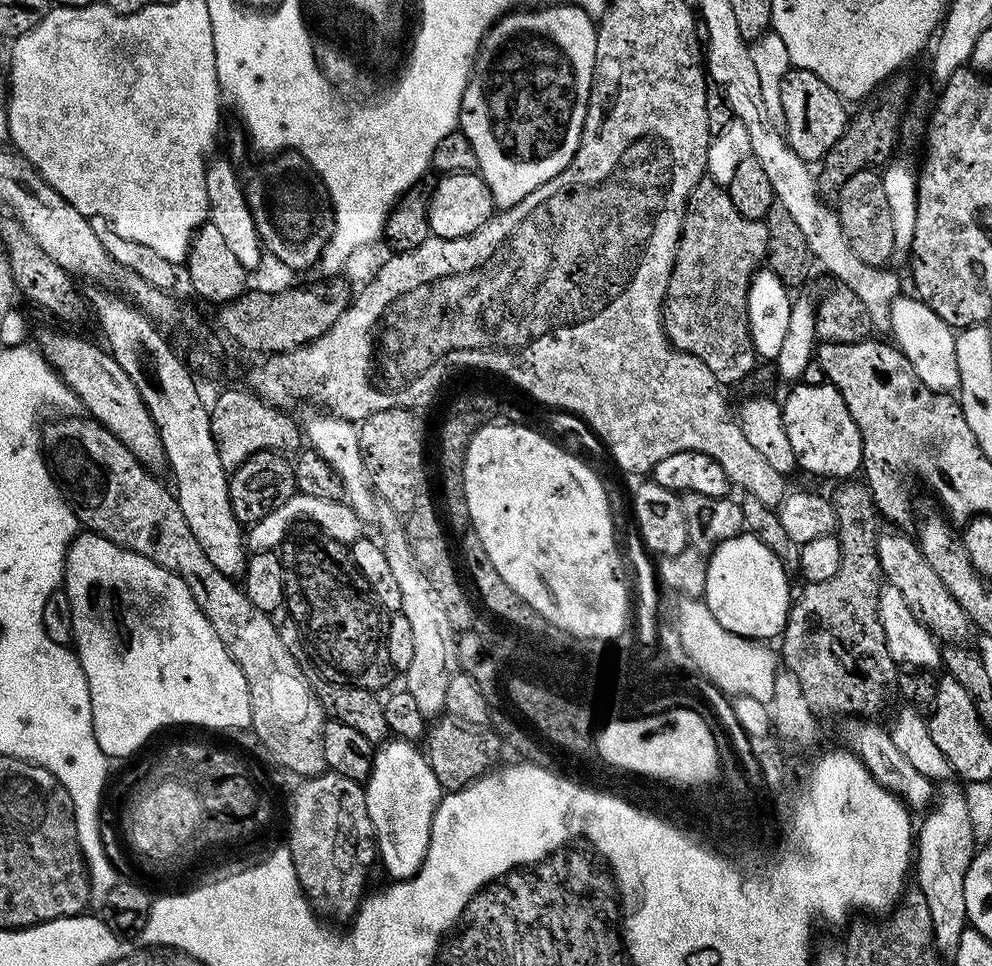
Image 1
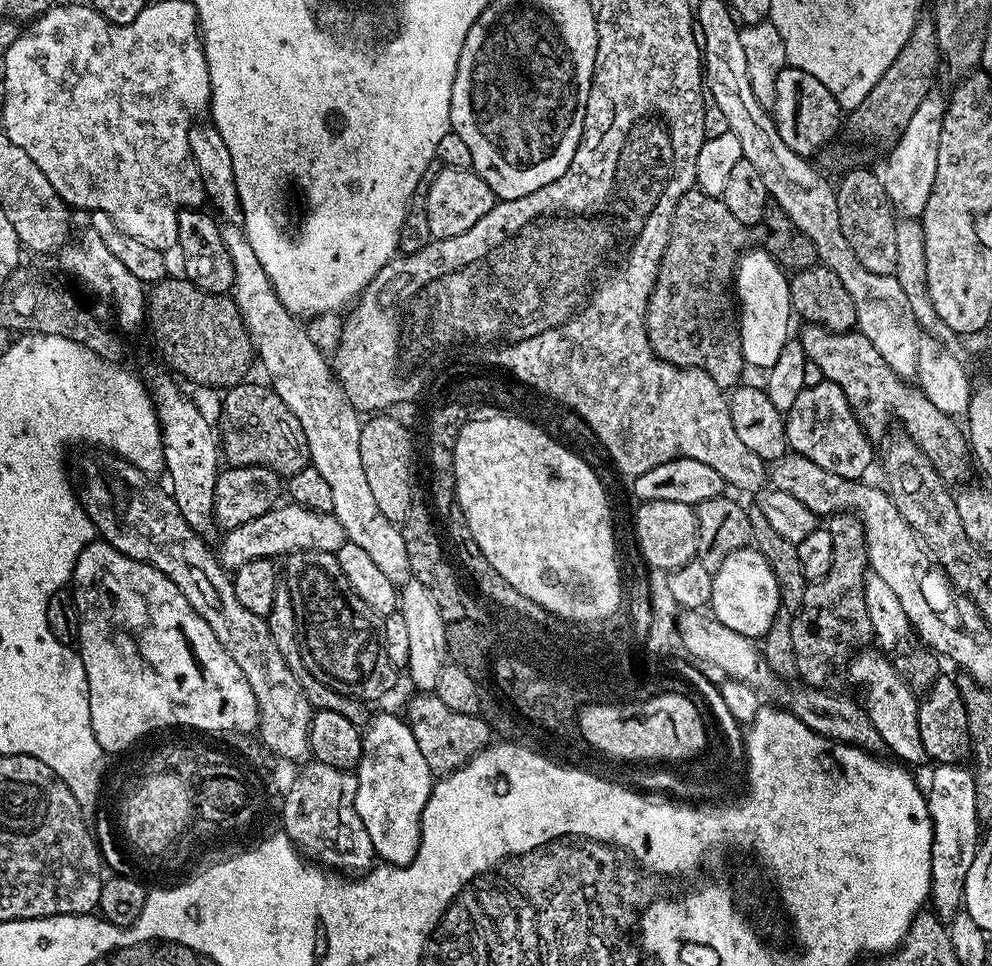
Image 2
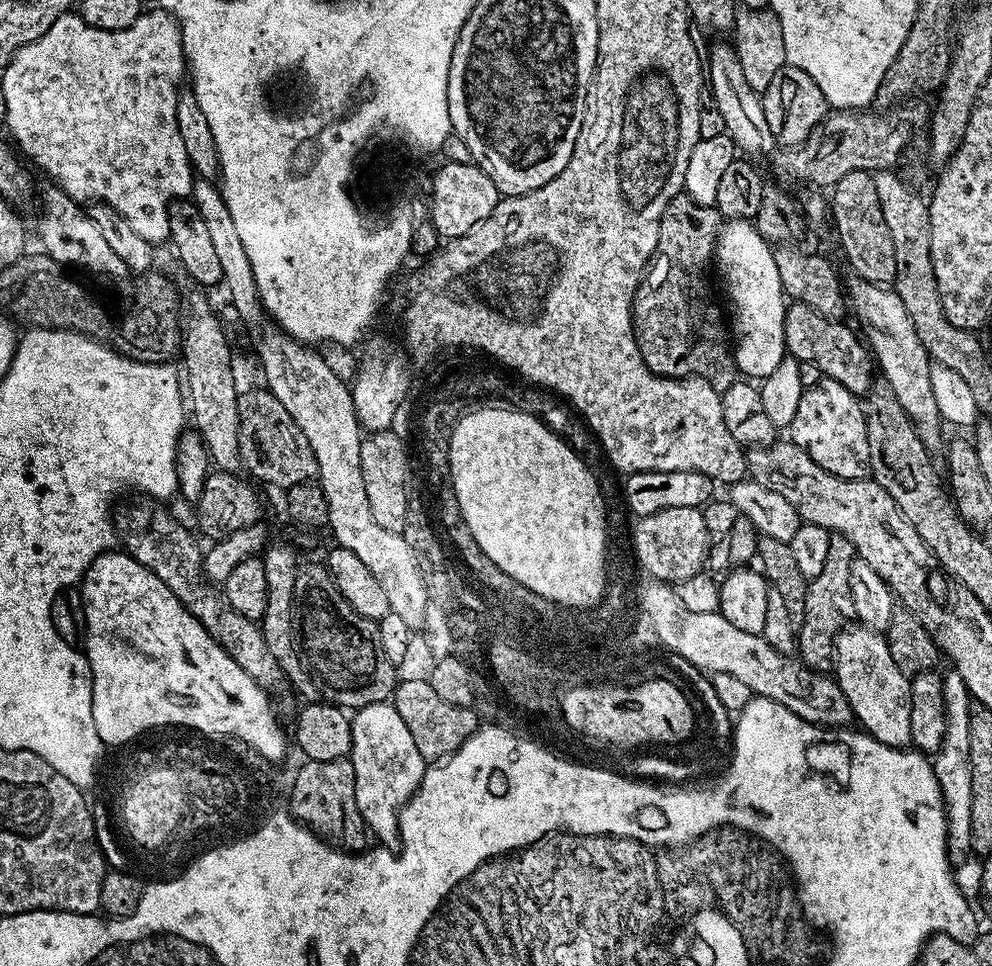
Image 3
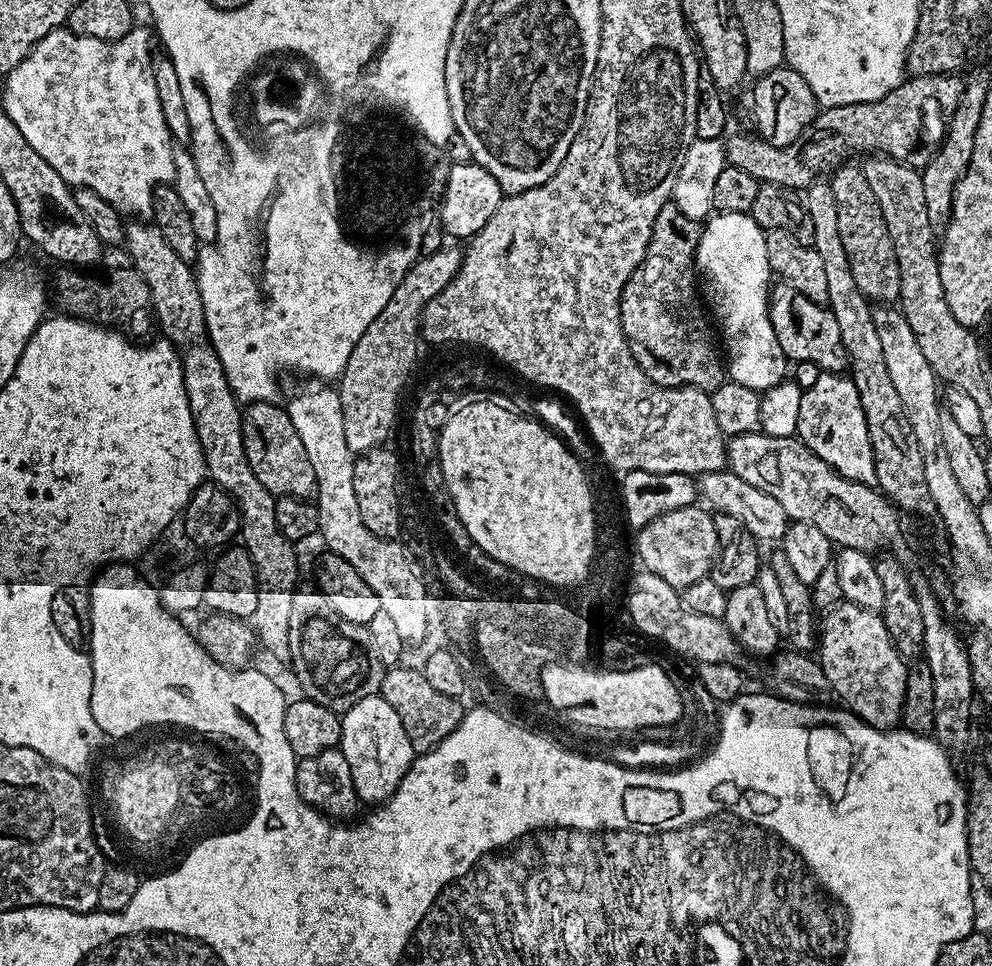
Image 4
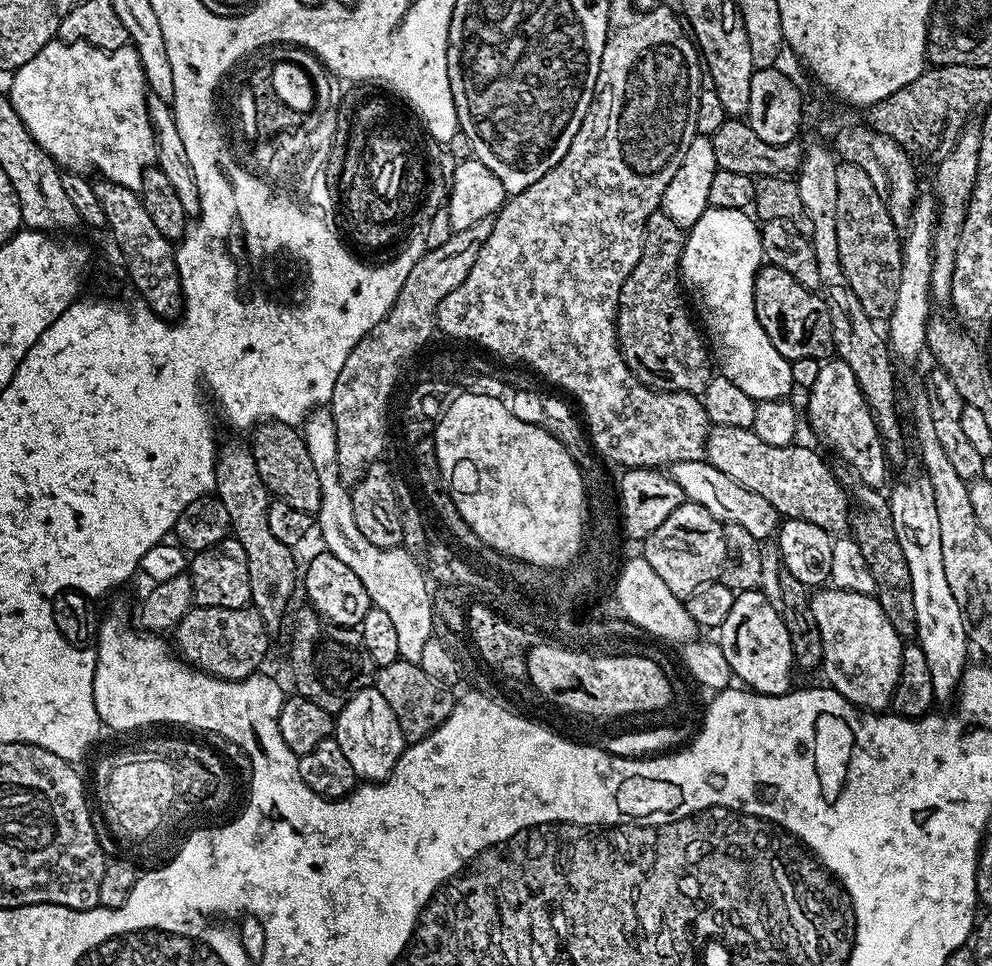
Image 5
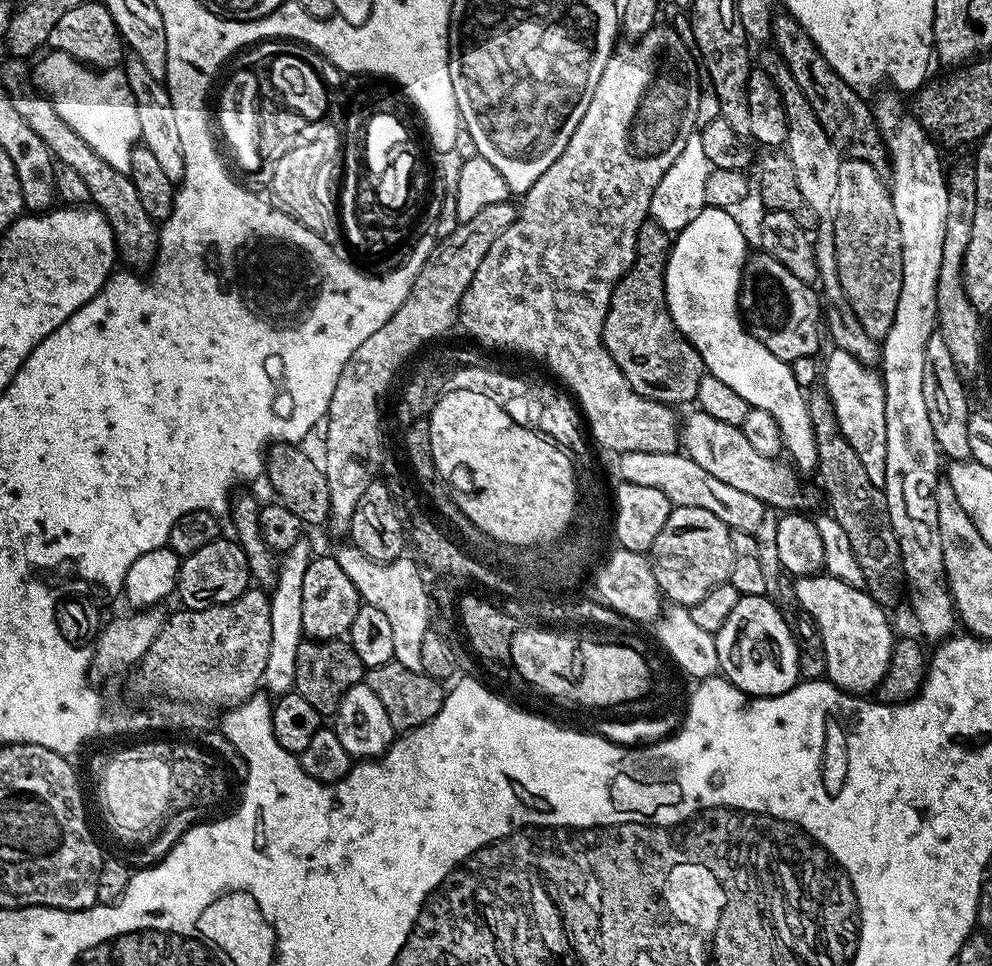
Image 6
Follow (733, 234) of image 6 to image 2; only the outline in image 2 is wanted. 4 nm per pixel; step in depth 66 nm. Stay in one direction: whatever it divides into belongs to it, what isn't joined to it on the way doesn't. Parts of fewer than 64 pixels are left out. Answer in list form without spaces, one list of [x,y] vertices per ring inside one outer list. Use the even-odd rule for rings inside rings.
[[[767,250],[752,251],[745,251],[736,266],[734,296],[738,301],[738,323],[745,365],[749,369],[767,370],[778,362],[778,354],[782,354],[782,346],[790,338],[788,323],[794,320],[792,295],[785,269]]]

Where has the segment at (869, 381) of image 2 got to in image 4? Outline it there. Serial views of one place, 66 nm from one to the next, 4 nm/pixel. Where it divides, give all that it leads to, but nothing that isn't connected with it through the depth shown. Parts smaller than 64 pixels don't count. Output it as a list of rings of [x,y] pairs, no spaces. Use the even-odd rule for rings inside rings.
[[[783,282],[777,283],[777,285],[777,288],[775,285],[771,289],[768,297],[768,313],[770,322],[774,326],[774,334],[778,334],[778,346],[782,346],[785,357],[792,362],[812,362],[820,368],[821,373],[843,373],[849,367],[848,351],[842,344],[842,333],[838,331],[838,318],[834,318],[831,308],[810,302],[810,298],[798,294],[798,290],[794,290],[794,286]]]

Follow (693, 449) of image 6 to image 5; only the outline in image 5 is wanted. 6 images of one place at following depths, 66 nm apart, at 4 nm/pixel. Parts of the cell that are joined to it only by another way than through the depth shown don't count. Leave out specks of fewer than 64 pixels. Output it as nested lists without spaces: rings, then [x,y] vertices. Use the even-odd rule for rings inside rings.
[[[713,427],[708,434],[706,459],[722,470],[726,478],[734,478],[746,490],[762,494],[781,517],[814,522],[814,526],[822,526],[822,530],[833,534],[843,533],[850,524],[849,489],[836,481],[827,462],[814,449],[796,447],[795,443],[770,446],[770,442],[762,442],[751,428]]]

